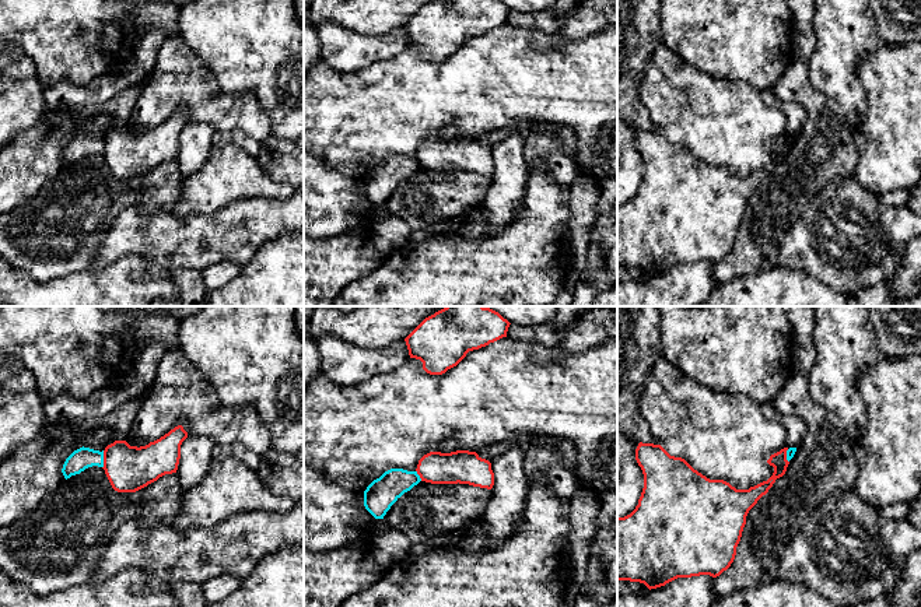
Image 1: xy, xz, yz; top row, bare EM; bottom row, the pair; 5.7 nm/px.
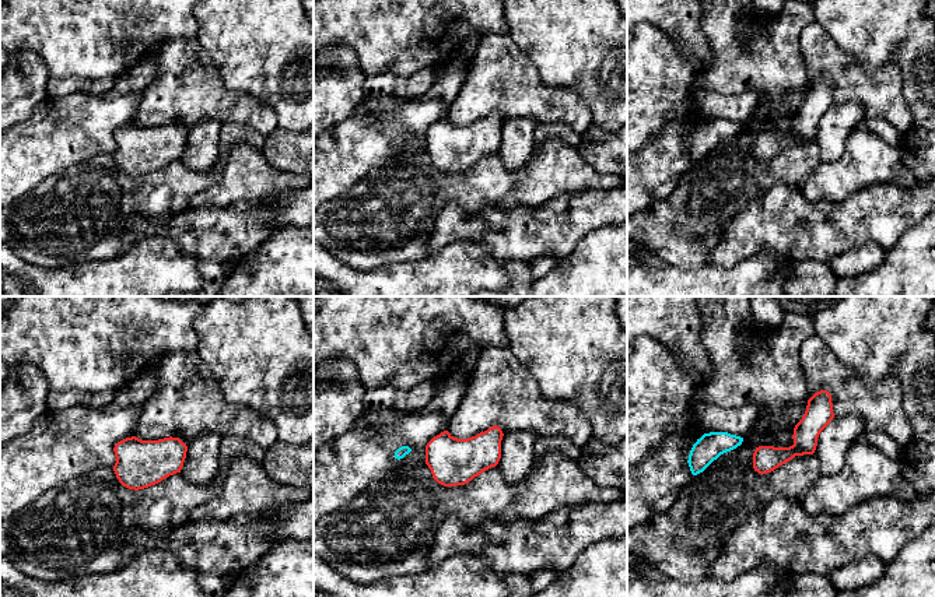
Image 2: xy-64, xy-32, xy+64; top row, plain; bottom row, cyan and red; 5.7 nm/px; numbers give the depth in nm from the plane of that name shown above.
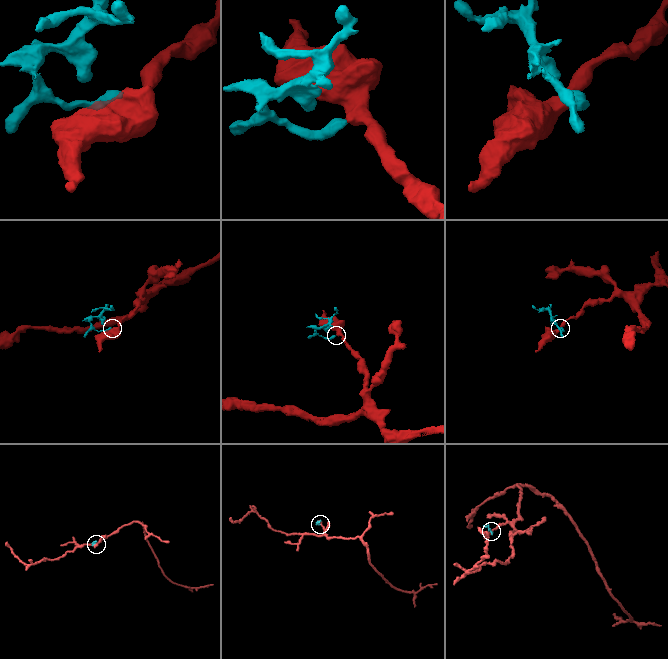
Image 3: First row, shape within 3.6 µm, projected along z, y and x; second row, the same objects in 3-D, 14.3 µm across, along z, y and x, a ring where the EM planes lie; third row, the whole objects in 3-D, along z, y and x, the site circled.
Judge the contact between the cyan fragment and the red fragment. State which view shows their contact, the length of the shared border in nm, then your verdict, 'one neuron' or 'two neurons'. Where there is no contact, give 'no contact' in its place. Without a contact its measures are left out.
meets cyan in xy; contact 100 nm long; two neurons

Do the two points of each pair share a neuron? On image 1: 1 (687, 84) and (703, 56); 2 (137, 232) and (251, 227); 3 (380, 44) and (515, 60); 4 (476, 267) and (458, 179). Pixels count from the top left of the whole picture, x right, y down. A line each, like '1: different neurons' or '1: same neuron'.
1: different neurons
2: same neuron
3: different neurons
4: different neurons

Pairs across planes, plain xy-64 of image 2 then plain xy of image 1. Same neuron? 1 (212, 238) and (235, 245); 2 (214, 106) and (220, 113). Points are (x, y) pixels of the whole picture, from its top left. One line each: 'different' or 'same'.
1: same
2: same

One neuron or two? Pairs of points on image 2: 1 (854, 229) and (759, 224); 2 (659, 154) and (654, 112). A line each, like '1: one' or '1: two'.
1: one
2: two

